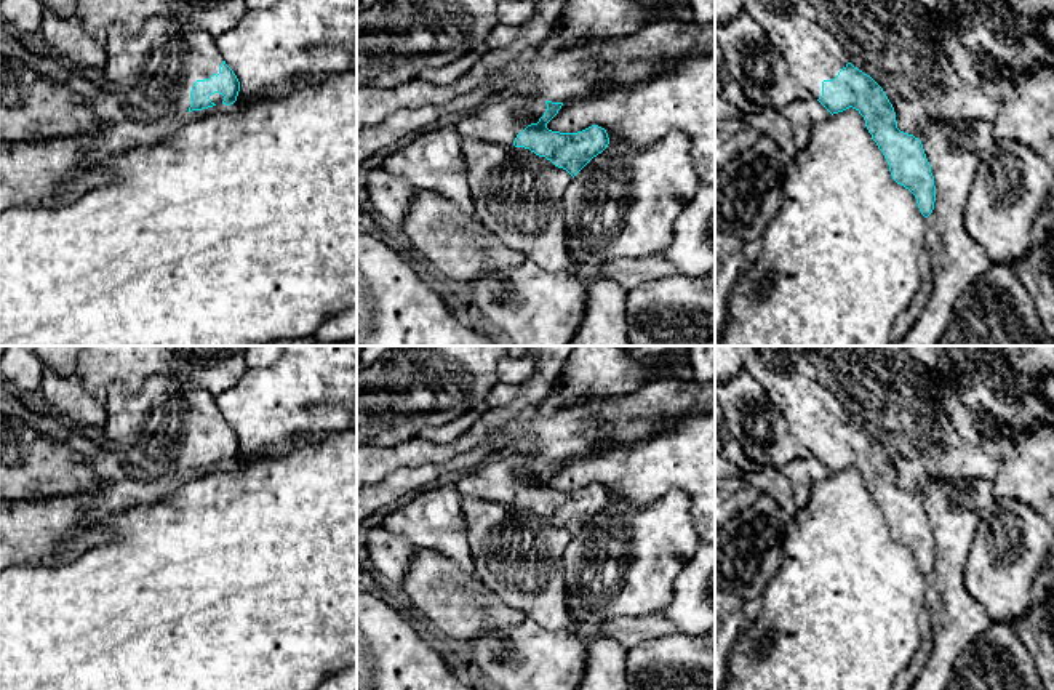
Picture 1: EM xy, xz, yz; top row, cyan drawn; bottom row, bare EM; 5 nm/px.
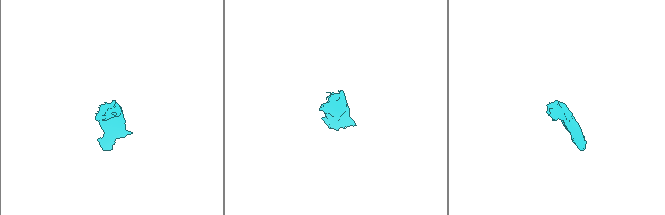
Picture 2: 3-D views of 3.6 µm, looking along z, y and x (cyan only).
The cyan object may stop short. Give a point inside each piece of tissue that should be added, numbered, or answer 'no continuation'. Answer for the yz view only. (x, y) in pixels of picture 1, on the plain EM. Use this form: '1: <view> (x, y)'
1: yz (813, 413)

